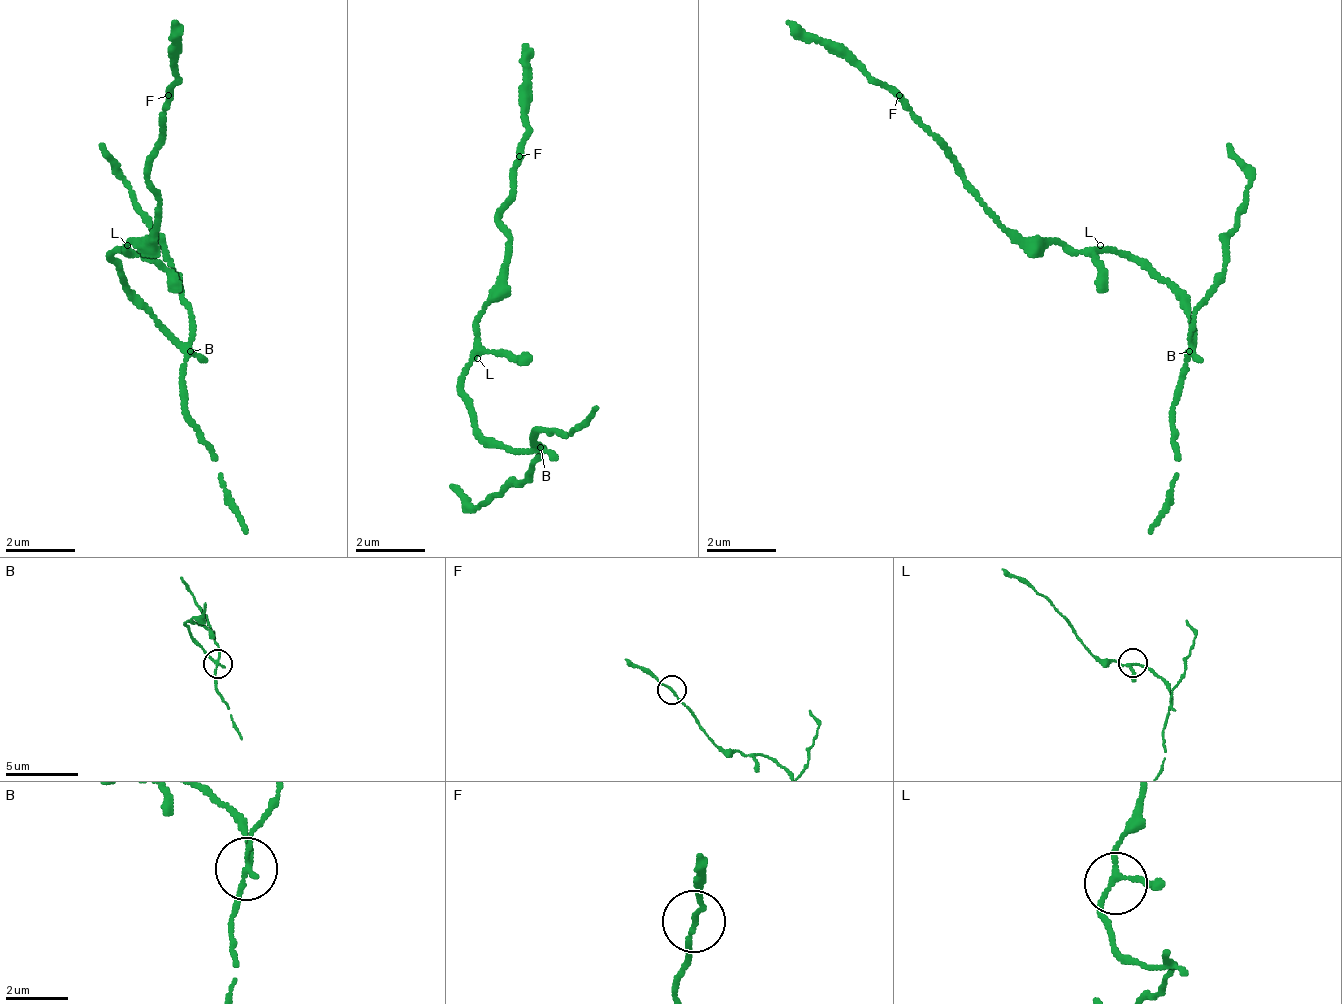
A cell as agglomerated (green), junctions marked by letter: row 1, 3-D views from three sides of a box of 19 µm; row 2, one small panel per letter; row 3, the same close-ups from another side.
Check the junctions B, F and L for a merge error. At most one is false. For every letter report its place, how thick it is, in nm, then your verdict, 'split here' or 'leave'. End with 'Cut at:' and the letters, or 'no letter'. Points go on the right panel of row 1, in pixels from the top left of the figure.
B: at (1189, 351); 140 nm thick; split here
F: at (899, 95); 140 nm thick; leave
L: at (1100, 245); 160 nm thick; leave
Cut at: B

